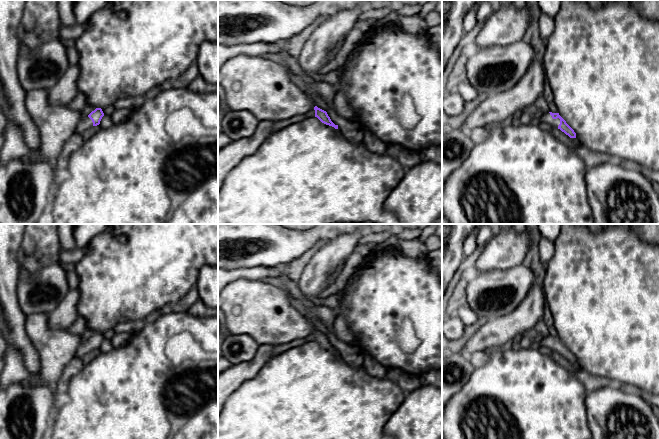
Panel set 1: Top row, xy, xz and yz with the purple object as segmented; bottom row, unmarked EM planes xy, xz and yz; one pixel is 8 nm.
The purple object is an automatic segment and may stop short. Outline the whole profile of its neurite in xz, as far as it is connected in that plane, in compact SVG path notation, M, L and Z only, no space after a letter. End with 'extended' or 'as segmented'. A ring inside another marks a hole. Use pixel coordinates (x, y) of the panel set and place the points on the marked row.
M317 106L314 107L315 110L315 117L317 117L322 123L332 126L335 129L338 129L338 125L335 125L330 117L328 116L327 112L318 108Z | as segmented

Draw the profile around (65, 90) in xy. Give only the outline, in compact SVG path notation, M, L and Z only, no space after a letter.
M78 65L69 66L57 83L47 89L49 104L67 106L79 94L78 80Z

